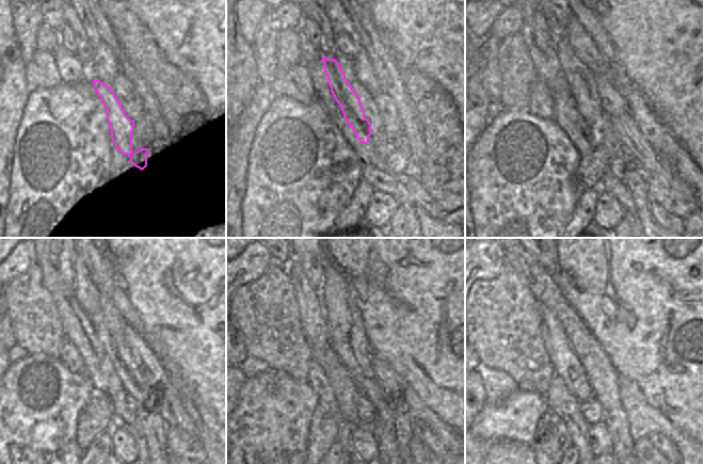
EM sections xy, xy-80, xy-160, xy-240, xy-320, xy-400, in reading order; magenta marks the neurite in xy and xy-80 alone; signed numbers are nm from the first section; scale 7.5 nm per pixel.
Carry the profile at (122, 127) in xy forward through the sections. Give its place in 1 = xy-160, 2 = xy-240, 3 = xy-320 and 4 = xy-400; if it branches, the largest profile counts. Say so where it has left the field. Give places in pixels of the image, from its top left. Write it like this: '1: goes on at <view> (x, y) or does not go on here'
1: goes on at xy-160 (581, 83)
2: goes on at xy-240 (85, 292)
3: goes on at xy-320 (313, 259)
4: goes on at xy-400 (547, 259)

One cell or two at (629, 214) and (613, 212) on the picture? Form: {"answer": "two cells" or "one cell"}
{"answer": "two cells"}

